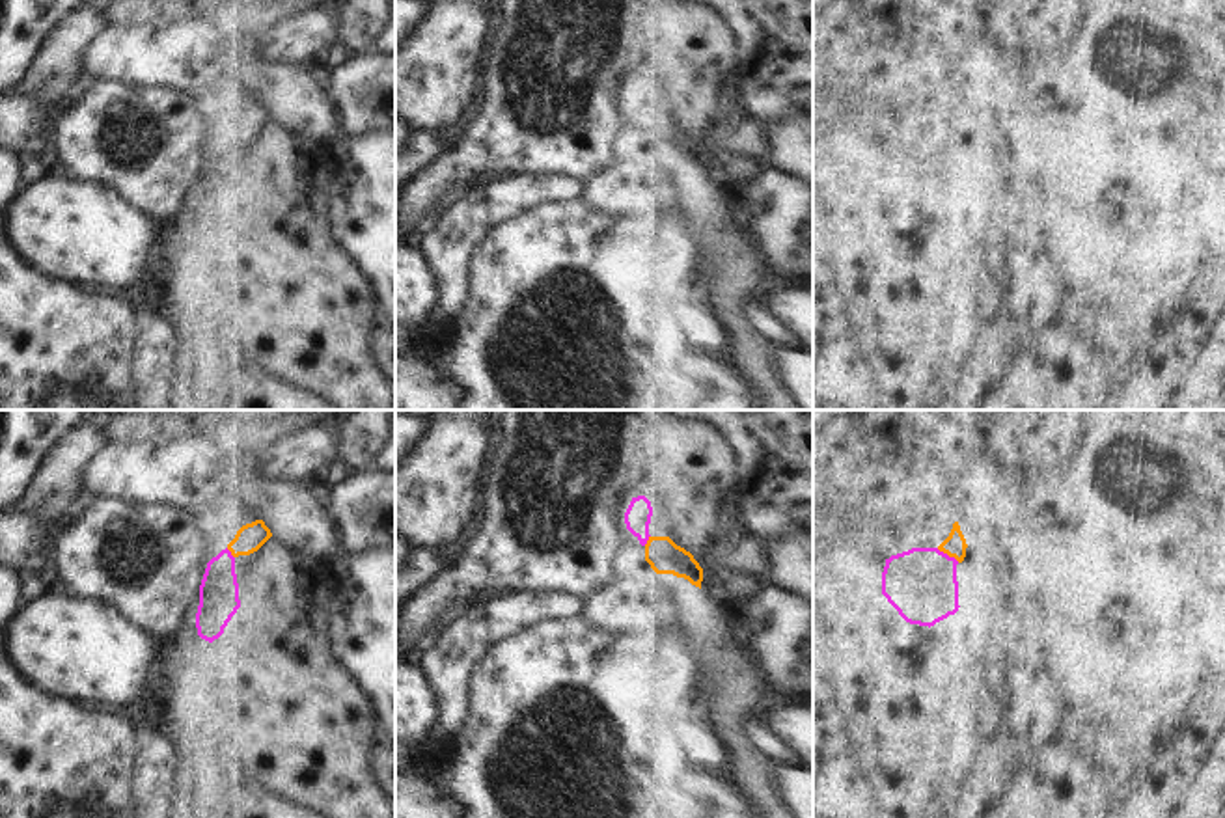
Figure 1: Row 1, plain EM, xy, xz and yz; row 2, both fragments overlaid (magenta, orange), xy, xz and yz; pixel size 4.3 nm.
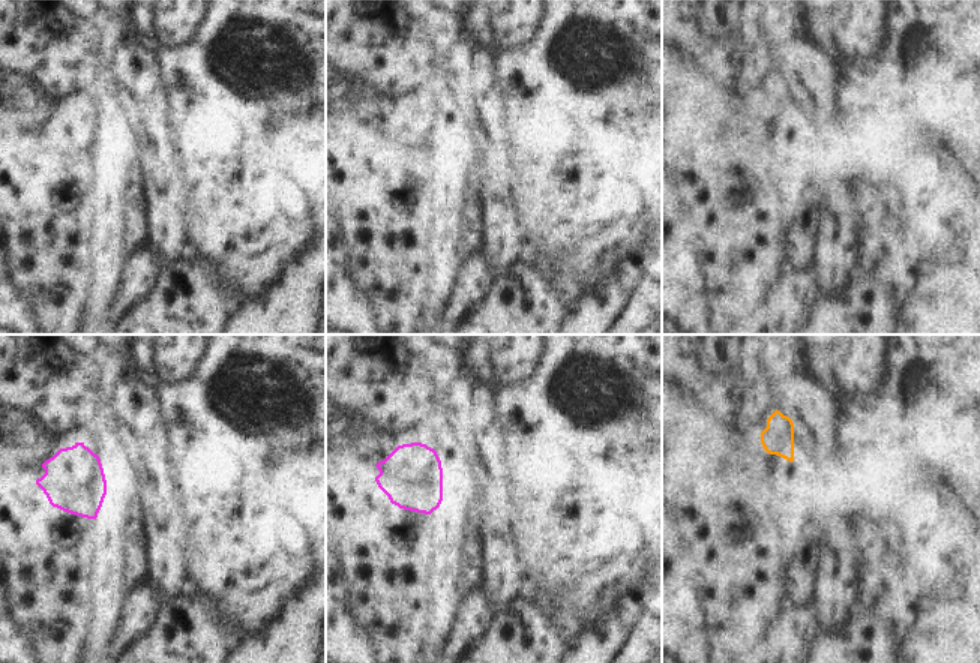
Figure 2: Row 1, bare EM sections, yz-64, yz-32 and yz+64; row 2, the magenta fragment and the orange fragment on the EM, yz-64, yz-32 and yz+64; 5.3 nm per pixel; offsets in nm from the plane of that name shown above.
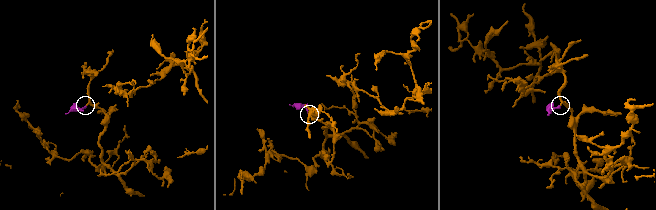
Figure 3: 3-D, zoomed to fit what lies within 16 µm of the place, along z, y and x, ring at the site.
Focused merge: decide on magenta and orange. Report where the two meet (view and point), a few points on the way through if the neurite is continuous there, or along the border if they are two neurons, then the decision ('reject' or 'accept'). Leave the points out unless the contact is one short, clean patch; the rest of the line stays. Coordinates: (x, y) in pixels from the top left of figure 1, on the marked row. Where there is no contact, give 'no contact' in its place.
meets magenta in yz at (946, 554); runs through yz (920, 584), (946, 554), (955, 545); accept

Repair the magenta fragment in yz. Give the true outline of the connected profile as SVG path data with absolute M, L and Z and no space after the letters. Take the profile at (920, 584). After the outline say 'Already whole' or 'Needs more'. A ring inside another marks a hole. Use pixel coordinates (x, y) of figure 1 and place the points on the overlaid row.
M958 522L938 548L912 548L886 559L882 594L899 615L919 626L958 611L957 565L966 557L966 539Z. Needs more

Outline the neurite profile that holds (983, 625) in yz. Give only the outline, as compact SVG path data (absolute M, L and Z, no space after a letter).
M958 583L958 606L966 615L966 641L975 658L968 701L951 723L953 742L986 742L999 727L999 717L1007 706L1007 665L994 647L994 639L1003 630L998 611L977 604Z

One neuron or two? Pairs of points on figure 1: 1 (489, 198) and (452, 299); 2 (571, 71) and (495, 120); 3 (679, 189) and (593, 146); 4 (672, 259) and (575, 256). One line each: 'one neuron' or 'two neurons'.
1: one neuron
2: one neuron
3: two neurons
4: one neuron

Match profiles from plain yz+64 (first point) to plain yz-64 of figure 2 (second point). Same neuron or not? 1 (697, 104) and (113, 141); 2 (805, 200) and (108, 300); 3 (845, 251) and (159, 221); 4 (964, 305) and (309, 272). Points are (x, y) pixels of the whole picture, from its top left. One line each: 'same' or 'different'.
1: different
2: different
3: same
4: same

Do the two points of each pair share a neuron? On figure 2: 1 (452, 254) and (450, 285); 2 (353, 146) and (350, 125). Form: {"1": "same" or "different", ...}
{"1": "different", "2": "different"}

